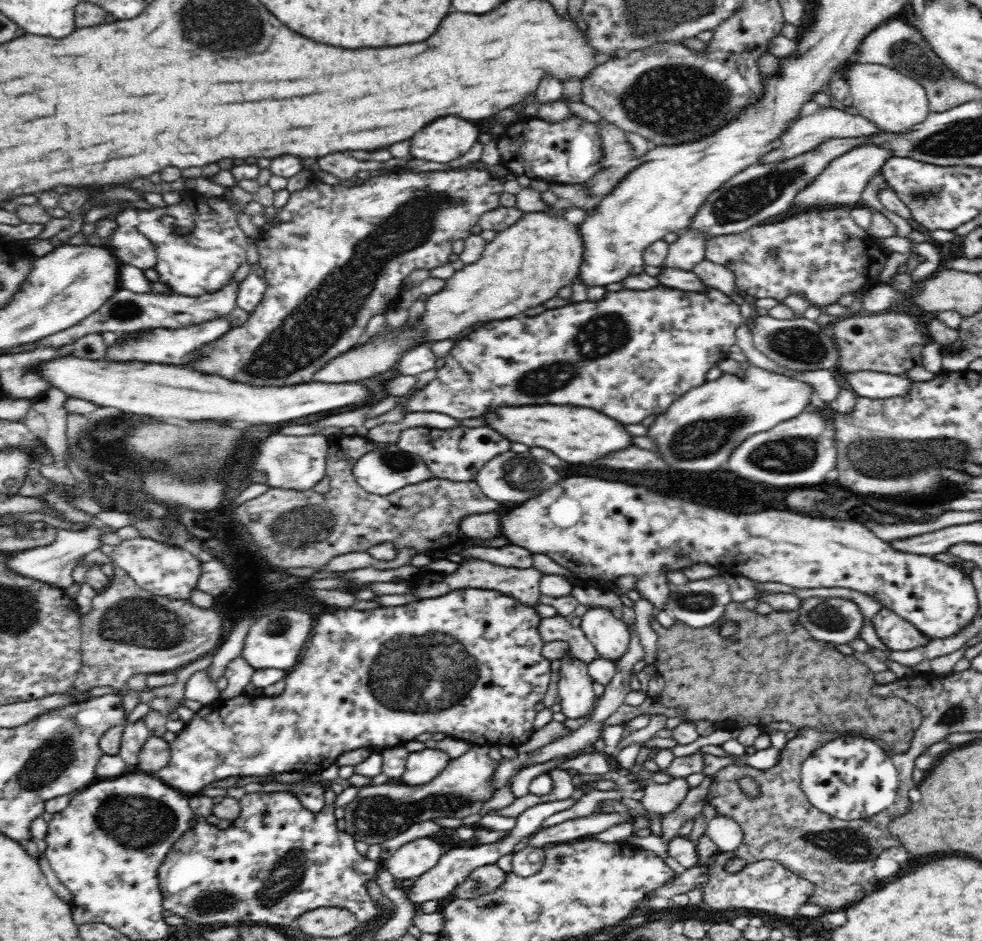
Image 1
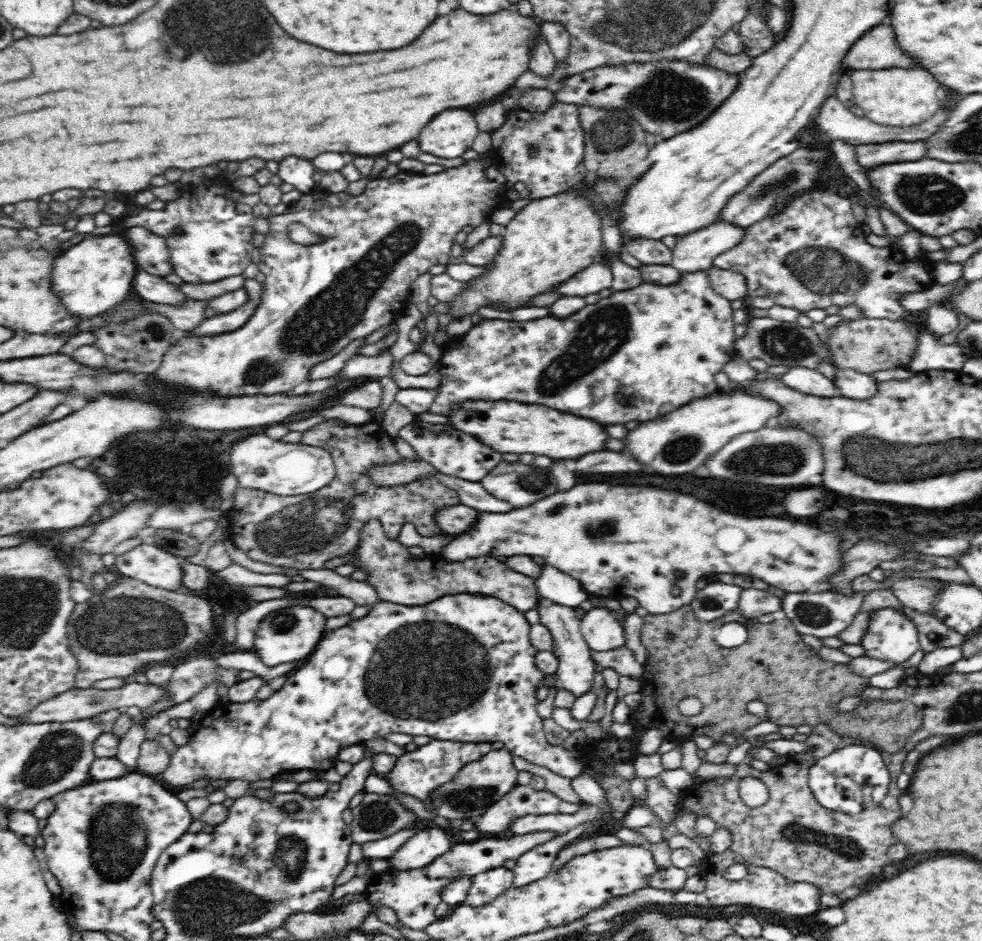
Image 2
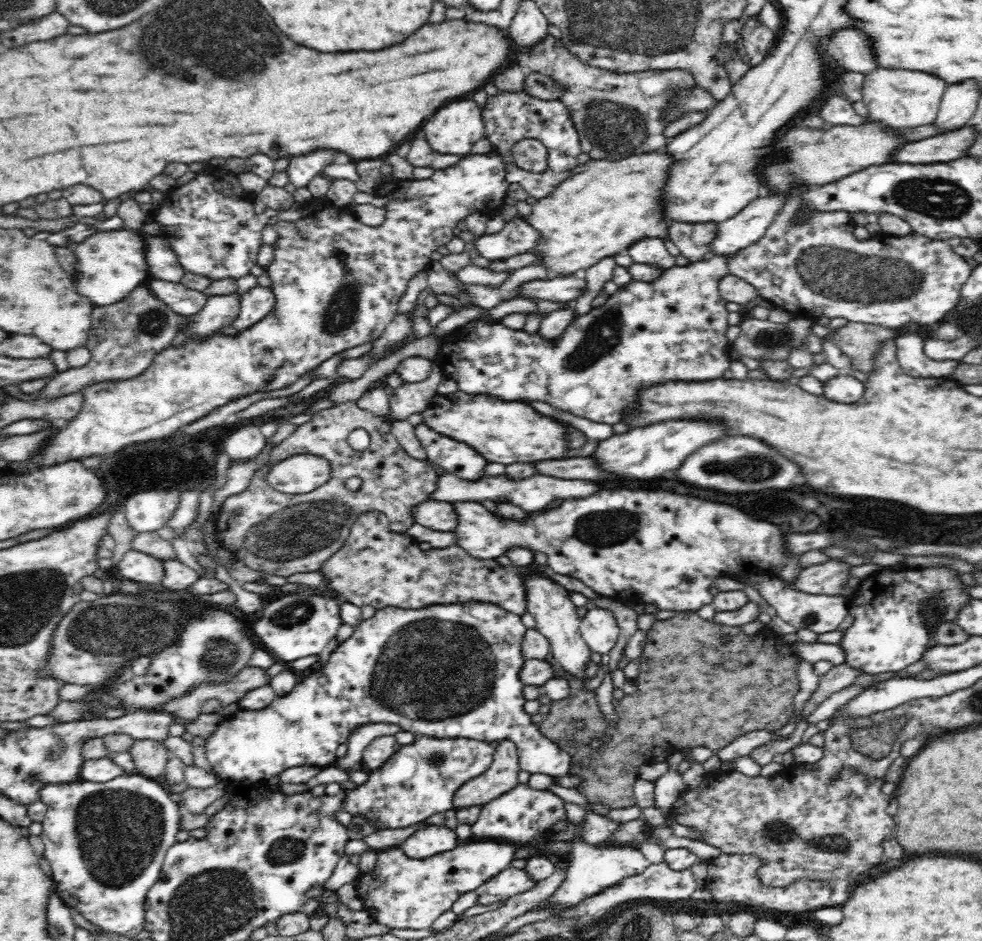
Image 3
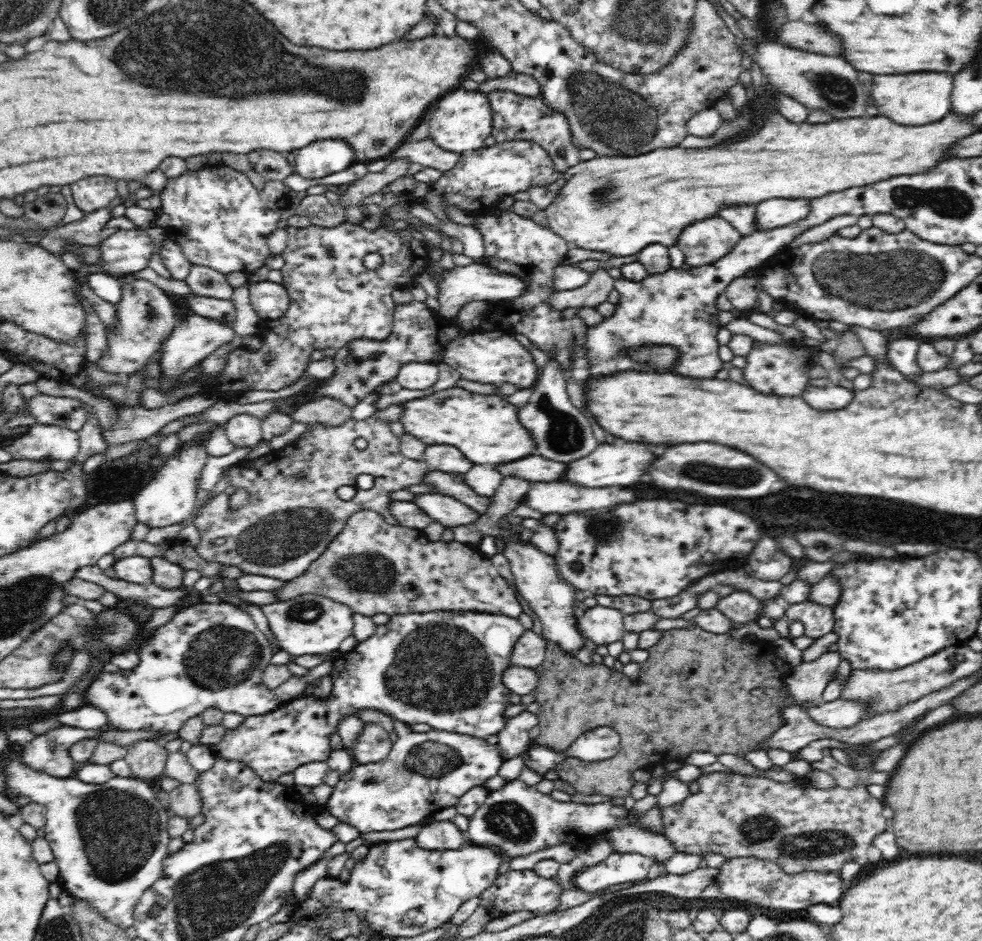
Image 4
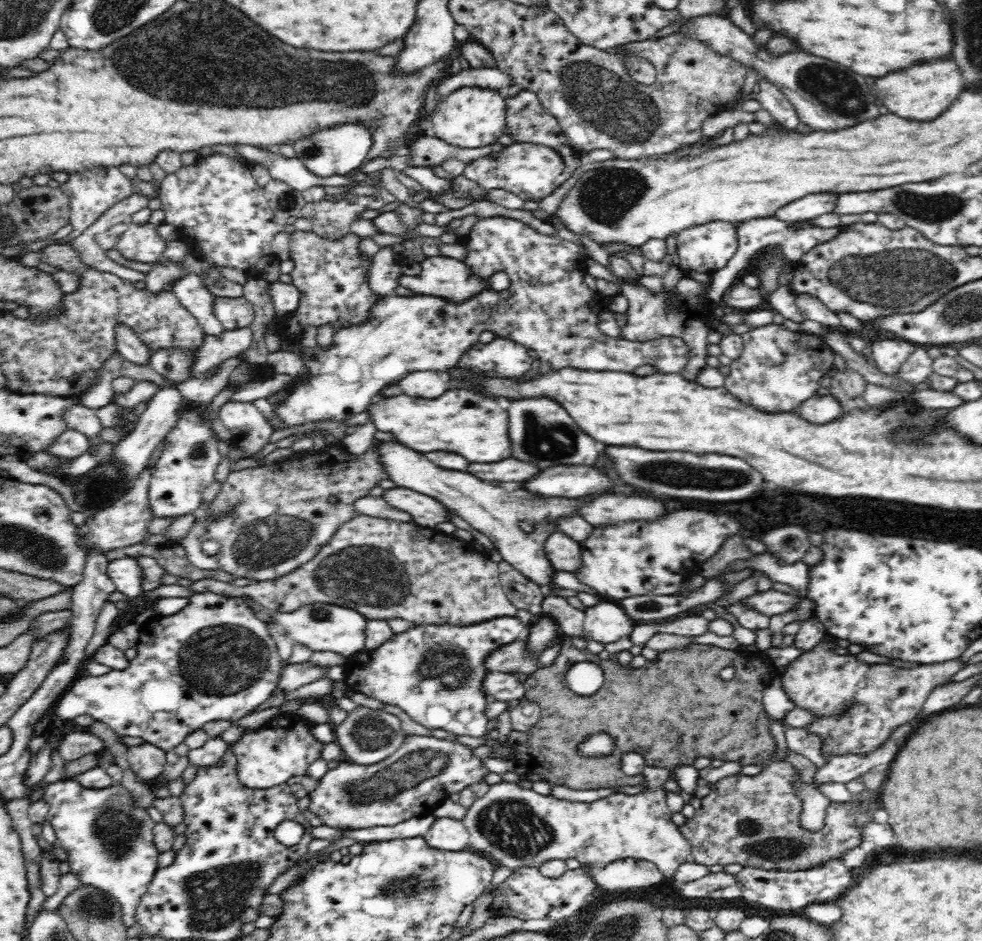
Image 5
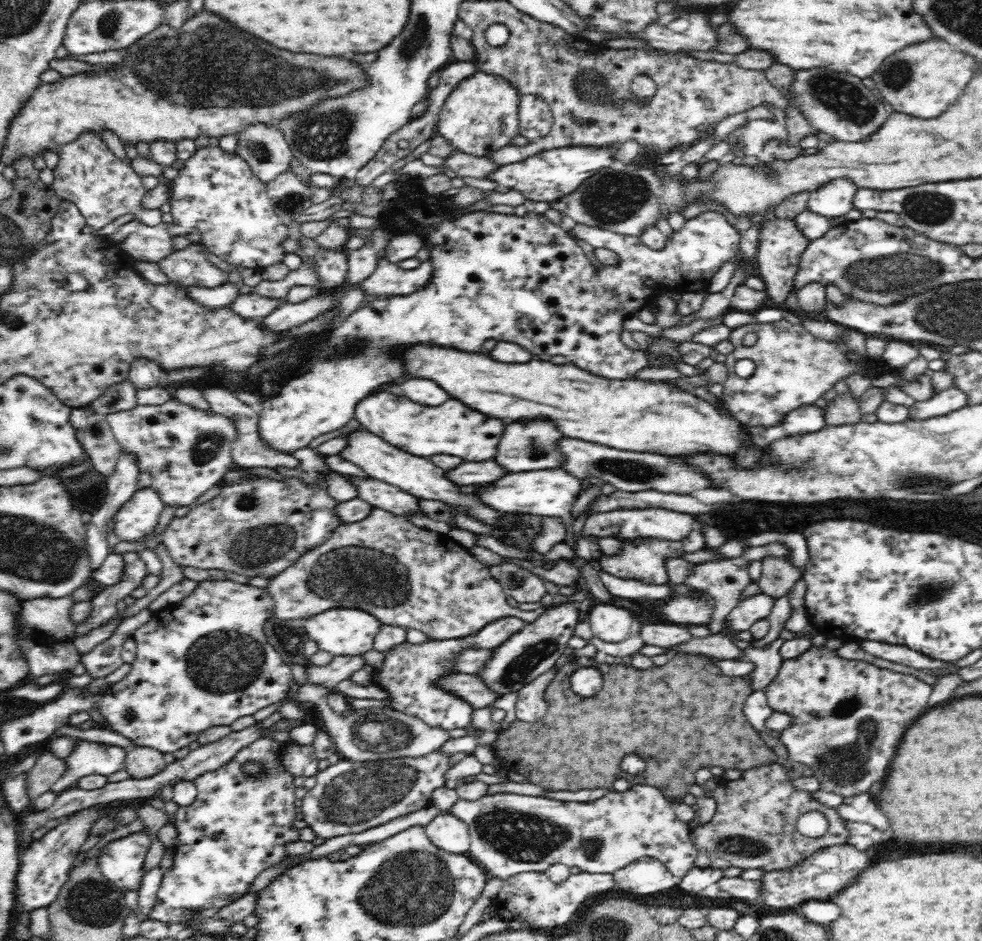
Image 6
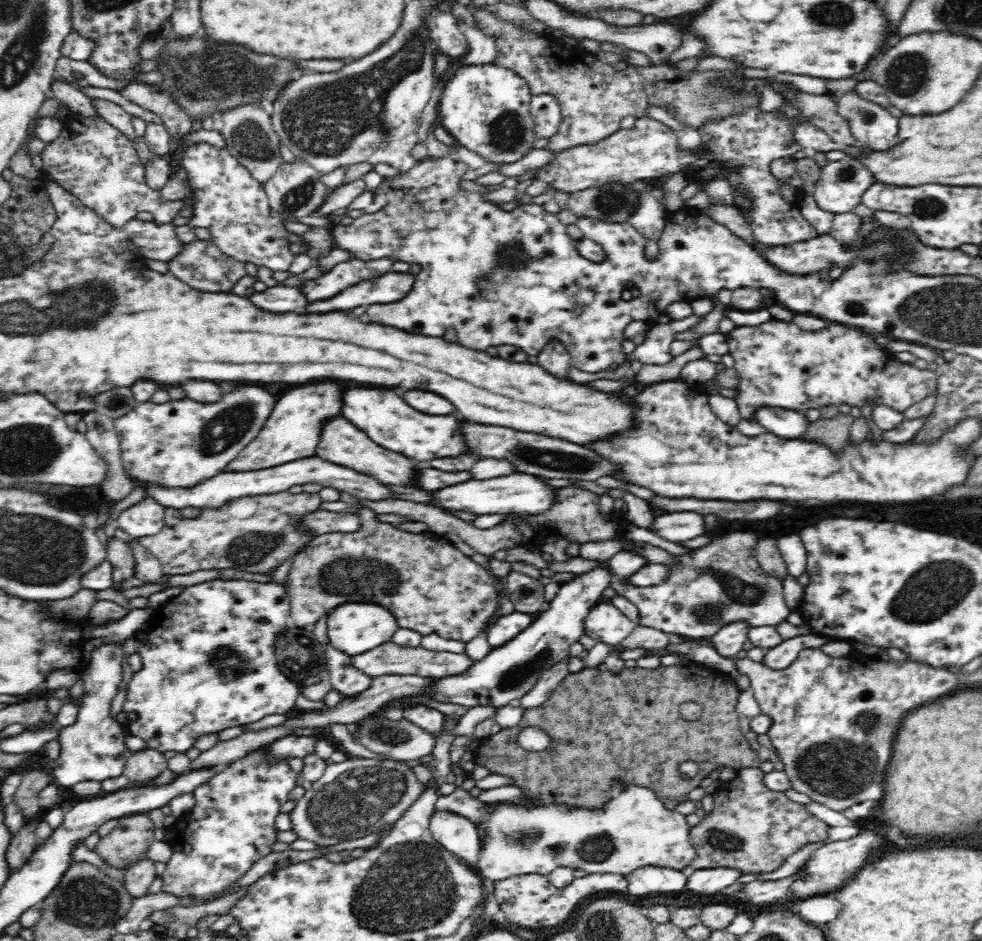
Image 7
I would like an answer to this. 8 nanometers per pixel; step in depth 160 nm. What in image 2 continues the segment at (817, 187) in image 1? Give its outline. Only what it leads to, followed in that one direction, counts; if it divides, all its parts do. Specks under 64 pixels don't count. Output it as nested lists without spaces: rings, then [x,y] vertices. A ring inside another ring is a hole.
[[[925,140],[855,145],[855,151],[860,166],[865,169],[882,164],[916,162],[928,157]]]

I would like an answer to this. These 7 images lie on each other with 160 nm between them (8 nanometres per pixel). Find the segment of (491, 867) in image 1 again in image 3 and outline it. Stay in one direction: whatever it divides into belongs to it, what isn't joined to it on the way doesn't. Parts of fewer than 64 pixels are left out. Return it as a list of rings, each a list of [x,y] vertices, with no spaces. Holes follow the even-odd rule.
[[[510,866],[493,876],[475,891],[478,895],[479,904],[488,906],[496,902],[504,902],[514,895],[526,892],[535,887],[536,883],[537,881],[525,869]]]

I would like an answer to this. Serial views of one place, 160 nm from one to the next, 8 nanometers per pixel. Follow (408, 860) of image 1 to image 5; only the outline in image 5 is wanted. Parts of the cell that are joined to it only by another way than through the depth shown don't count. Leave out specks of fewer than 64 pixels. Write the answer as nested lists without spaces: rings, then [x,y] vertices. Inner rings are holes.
[[[447,817],[436,818],[429,829],[423,838],[430,848],[448,852],[469,849],[469,833],[462,821]]]

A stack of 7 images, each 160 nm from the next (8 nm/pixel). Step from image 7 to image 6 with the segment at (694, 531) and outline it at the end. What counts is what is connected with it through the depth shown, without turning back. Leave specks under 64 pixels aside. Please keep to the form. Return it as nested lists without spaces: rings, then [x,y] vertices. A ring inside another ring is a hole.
[[[661,508],[613,510],[612,512],[597,512],[590,515],[584,524],[581,535],[584,537],[614,537],[666,539],[666,541],[683,541],[696,526],[696,517],[681,512]]]

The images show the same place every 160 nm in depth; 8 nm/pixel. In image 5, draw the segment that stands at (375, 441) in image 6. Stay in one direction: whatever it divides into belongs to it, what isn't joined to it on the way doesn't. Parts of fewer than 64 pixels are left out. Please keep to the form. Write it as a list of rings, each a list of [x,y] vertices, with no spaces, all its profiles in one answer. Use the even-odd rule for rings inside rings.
[[[378,441],[374,445],[380,465],[386,469],[386,478],[394,482],[396,487],[407,488],[420,494],[430,496],[442,503],[452,513],[463,518],[472,528],[488,536],[504,561],[509,562],[516,570],[522,572],[526,578],[536,582],[543,588],[544,593],[554,590],[551,580],[554,572],[545,553],[545,542],[558,528],[561,518],[580,516],[579,510],[593,501],[598,495],[626,495],[634,496],[639,490],[630,486],[613,485],[610,490],[602,490],[577,499],[563,499],[562,497],[534,497],[526,489],[506,492],[502,487],[486,484],[468,472],[453,471],[439,467],[428,460],[424,453],[416,452],[396,441]],[[520,522],[529,522],[533,530],[525,532]]]

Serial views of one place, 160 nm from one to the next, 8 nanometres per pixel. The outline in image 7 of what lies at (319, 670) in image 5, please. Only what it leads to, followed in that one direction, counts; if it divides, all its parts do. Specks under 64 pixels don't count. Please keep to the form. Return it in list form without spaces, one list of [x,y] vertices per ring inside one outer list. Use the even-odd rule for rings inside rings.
[[[394,641],[385,642],[372,650],[352,657],[354,668],[360,670],[371,679],[382,675],[418,675],[426,678],[444,678],[466,672],[472,666],[472,659],[466,655],[450,652],[436,652],[420,647],[409,647],[396,644]]]

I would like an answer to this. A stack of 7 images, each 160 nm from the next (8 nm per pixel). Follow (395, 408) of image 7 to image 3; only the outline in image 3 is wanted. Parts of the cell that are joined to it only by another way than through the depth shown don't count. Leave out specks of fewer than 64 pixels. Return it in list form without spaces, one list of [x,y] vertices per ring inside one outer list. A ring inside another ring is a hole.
[[[458,390],[434,396],[420,414],[422,424],[434,433],[466,442],[486,461],[490,458],[493,463],[534,463],[536,460],[560,458],[566,450],[566,430],[521,401],[501,400],[489,394],[468,394]]]

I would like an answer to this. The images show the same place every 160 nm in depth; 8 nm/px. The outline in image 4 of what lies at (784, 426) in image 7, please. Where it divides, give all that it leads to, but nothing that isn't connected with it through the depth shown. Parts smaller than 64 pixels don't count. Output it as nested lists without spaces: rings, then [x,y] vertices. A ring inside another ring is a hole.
[[[811,384],[805,388],[802,397],[810,407],[818,411],[840,410],[848,406],[855,393],[846,388],[830,385],[827,387],[814,387]]]

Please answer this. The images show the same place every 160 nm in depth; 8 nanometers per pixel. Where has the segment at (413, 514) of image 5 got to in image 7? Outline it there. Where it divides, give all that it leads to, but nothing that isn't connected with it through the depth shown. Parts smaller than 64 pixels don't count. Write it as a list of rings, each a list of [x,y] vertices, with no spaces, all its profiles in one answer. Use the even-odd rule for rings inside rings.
[[[316,455],[299,458],[286,464],[279,464],[277,467],[263,468],[257,471],[248,472],[228,472],[224,471],[208,480],[196,484],[192,488],[172,488],[162,486],[157,482],[148,482],[147,480],[137,480],[130,477],[134,488],[140,487],[144,491],[144,499],[154,499],[156,503],[166,508],[182,509],[182,508],[201,508],[201,509],[217,509],[236,499],[247,496],[264,496],[273,495],[279,492],[287,491],[292,486],[300,484],[320,484],[324,488],[335,488],[338,491],[344,490],[353,497],[366,500],[384,500],[384,498],[392,498],[392,490],[390,486],[383,485],[374,477],[356,472],[351,468],[343,467],[341,464],[334,464],[330,461],[322,460]]]

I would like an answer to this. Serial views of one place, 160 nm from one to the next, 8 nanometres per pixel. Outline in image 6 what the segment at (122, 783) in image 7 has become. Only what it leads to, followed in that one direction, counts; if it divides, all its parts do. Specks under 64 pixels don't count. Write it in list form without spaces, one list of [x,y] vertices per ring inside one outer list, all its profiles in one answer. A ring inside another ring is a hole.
[[[148,609],[140,611],[136,616],[124,619],[110,638],[100,642],[96,648],[81,656],[81,663],[86,673],[93,679],[105,678],[118,670],[124,663],[122,661],[122,647],[124,642],[132,638],[133,632],[146,624],[151,617]],[[76,740],[70,756],[64,758],[65,774],[51,787],[51,792],[62,793],[75,788],[80,778],[99,774],[106,776],[108,782],[128,780],[130,774],[125,770],[127,750],[106,743]]]

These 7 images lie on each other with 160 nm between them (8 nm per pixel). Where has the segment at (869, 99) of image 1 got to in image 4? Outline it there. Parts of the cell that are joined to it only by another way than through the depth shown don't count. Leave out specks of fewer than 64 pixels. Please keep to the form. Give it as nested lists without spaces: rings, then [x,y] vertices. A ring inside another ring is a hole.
[[[914,72],[914,74],[894,74],[894,76],[874,76],[869,92],[871,104],[875,105],[879,114],[888,116],[890,120],[906,126],[922,126],[928,122],[940,120],[951,110],[951,94],[954,77],[946,72]]]

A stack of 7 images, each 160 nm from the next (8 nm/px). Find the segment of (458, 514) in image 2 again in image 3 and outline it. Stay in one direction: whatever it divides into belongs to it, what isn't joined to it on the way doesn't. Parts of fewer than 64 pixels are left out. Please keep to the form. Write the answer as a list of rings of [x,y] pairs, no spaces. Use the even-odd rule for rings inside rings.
[[[428,499],[413,506],[410,515],[414,523],[432,530],[440,532],[456,532],[457,530],[456,513],[449,502]]]

